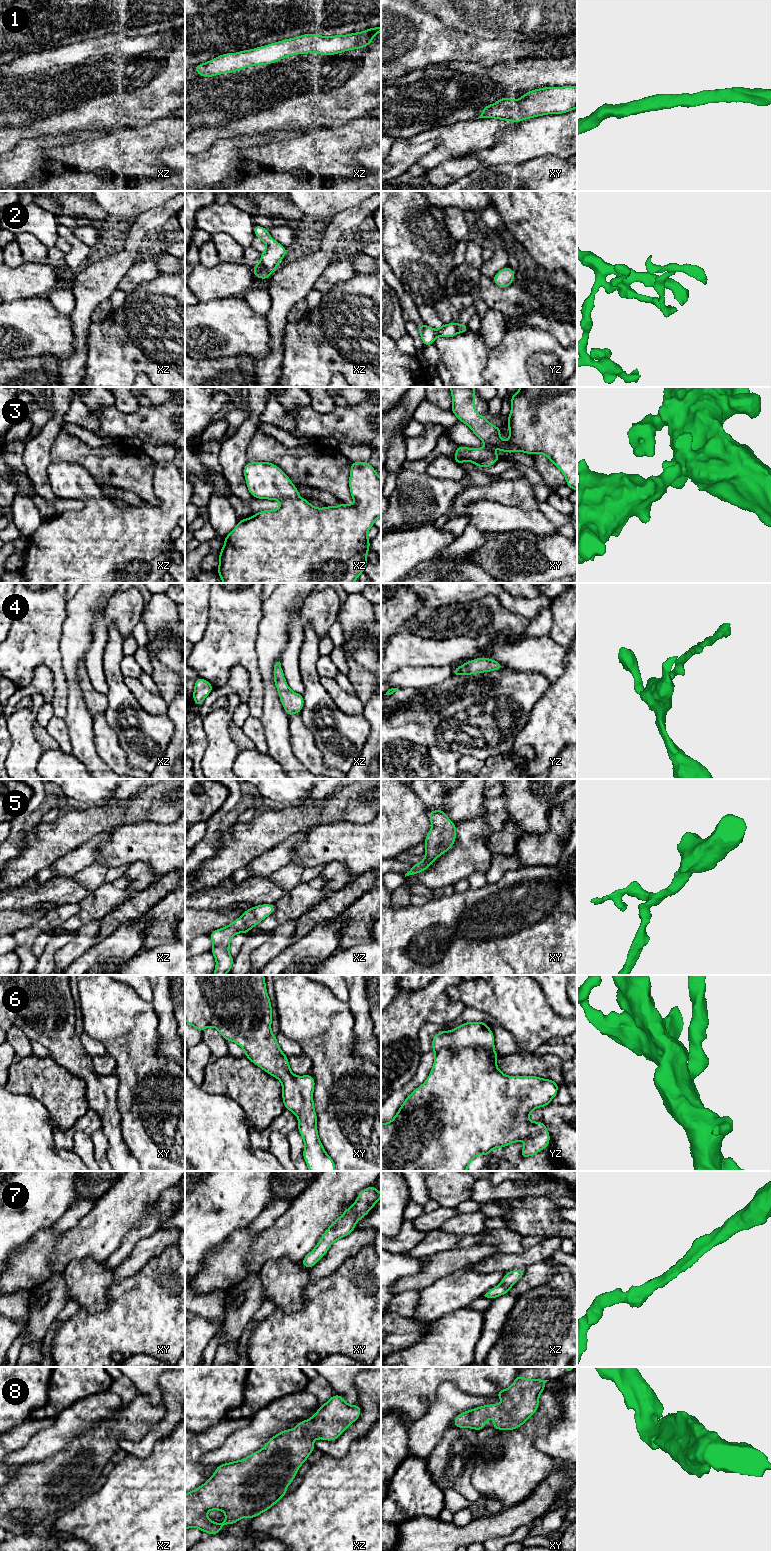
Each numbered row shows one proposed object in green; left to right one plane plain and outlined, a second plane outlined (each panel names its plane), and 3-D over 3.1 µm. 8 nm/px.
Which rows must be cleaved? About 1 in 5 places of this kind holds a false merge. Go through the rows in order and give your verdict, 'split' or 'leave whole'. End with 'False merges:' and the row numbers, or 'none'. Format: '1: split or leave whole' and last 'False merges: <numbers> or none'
1: leave whole
2: split
3: leave whole
4: leave whole
5: leave whole
6: leave whole
7: leave whole
8: leave whole
False merges: 2

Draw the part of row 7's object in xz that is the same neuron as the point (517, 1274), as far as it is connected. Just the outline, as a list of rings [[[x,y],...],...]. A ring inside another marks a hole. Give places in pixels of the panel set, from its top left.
[[[516,1269],[510,1272],[506,1272],[501,1283],[490,1289],[484,1296],[487,1298],[495,1299],[501,1295],[509,1293],[511,1287],[522,1278],[525,1273],[525,1269]]]

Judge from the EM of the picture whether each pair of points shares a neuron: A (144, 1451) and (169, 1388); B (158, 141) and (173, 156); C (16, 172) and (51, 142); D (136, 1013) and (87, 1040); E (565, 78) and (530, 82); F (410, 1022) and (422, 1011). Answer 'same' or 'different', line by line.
A: same
B: different
C: same
D: different
E: same
F: same

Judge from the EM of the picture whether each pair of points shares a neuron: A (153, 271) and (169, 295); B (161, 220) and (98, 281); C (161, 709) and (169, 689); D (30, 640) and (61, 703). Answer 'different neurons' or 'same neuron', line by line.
A: different neurons
B: same neuron
C: different neurons
D: same neuron

